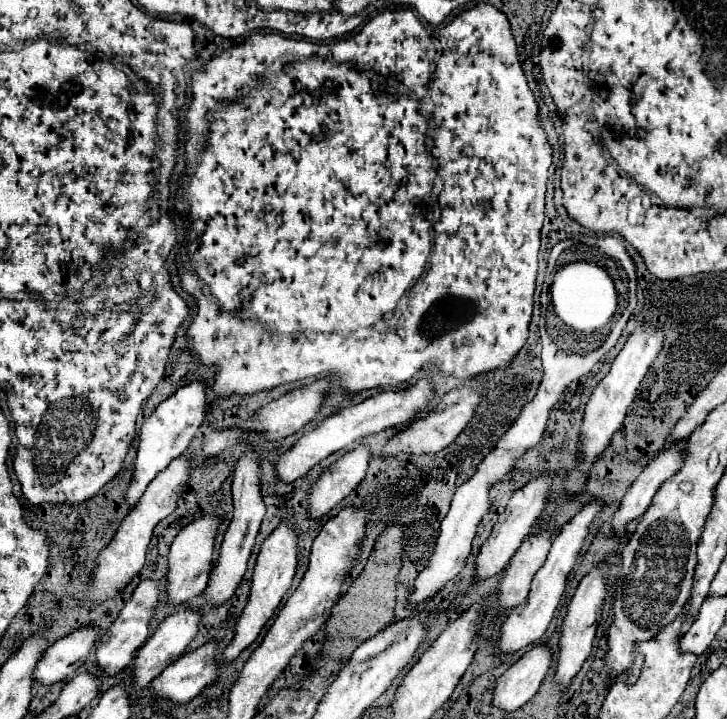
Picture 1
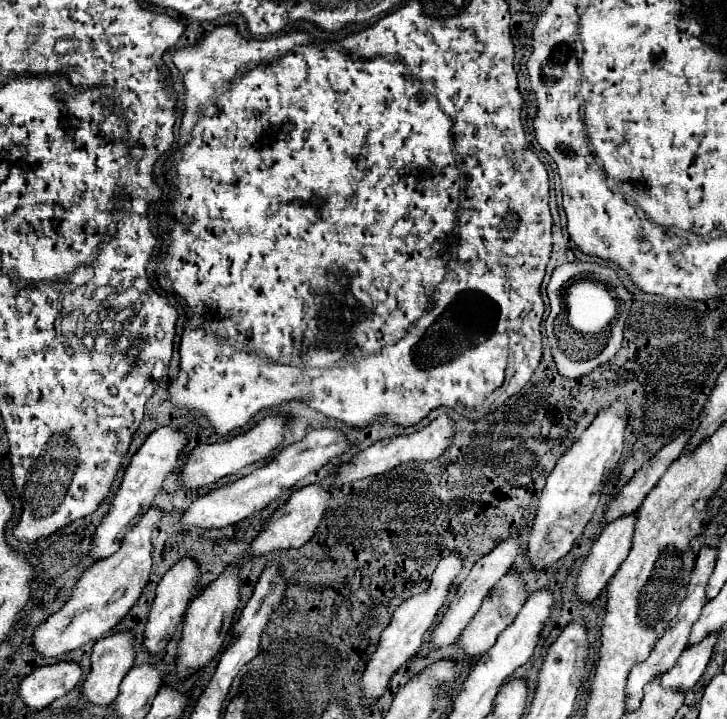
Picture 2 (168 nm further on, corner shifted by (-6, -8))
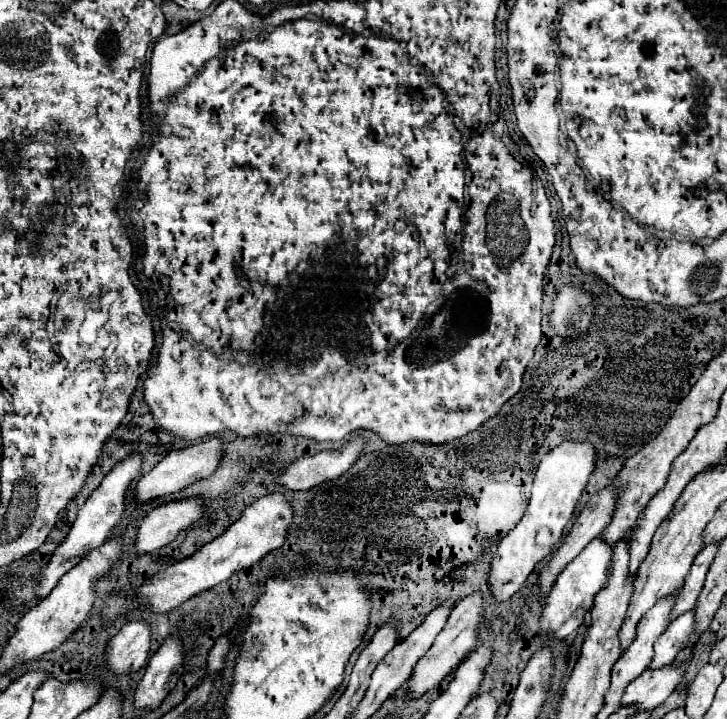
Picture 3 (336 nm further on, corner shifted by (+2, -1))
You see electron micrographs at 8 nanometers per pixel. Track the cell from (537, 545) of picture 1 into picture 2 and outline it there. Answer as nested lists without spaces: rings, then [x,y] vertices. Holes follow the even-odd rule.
[[[508,572],[506,576],[502,576],[494,586],[492,590],[488,592],[488,596],[484,598],[484,604],[480,606],[480,610],[476,612],[476,616],[470,620],[470,624],[464,628],[464,632],[460,634],[458,638],[458,646],[462,648],[462,652],[468,656],[468,658],[478,658],[482,656],[486,650],[490,650],[498,638],[498,634],[514,622],[516,614],[520,612],[520,608],[524,606],[526,602],[526,592],[524,592],[524,584],[522,580],[514,574],[514,572]]]

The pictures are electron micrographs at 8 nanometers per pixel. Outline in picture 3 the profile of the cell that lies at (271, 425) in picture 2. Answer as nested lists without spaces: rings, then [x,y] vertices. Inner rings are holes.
[[[220,437],[192,443],[192,445],[182,447],[182,449],[172,449],[150,473],[144,473],[138,479],[136,499],[138,501],[152,501],[152,499],[160,499],[160,497],[172,495],[176,491],[182,491],[184,487],[212,475],[222,459],[224,459],[224,439],[220,439]]]

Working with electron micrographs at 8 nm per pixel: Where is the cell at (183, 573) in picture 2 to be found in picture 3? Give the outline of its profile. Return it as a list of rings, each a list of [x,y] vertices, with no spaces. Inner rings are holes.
[[[144,619],[130,621],[110,639],[106,649],[106,663],[118,675],[138,671],[148,661],[150,645],[150,623]]]

